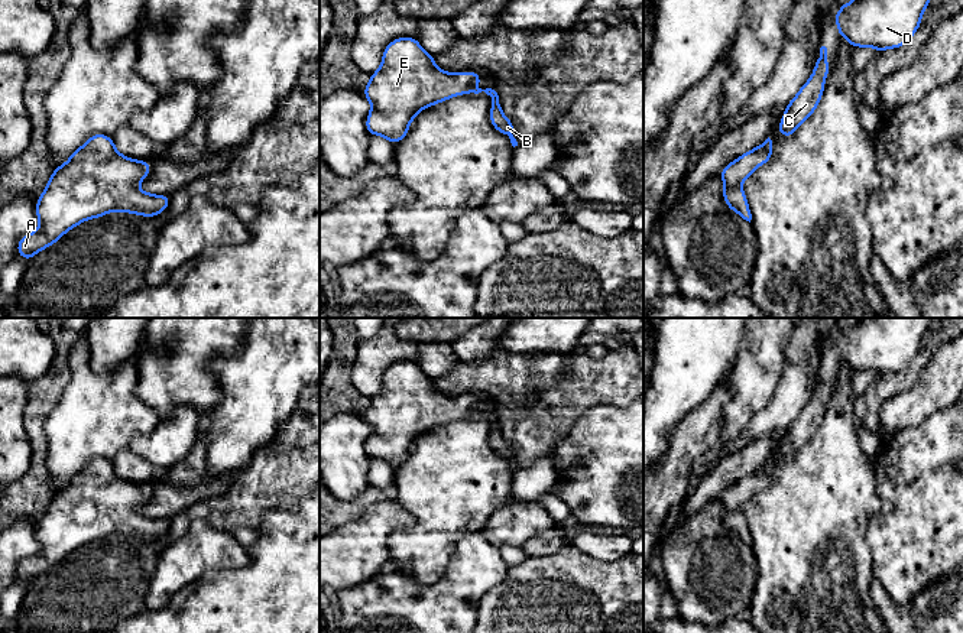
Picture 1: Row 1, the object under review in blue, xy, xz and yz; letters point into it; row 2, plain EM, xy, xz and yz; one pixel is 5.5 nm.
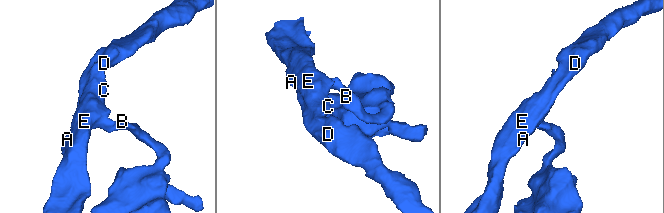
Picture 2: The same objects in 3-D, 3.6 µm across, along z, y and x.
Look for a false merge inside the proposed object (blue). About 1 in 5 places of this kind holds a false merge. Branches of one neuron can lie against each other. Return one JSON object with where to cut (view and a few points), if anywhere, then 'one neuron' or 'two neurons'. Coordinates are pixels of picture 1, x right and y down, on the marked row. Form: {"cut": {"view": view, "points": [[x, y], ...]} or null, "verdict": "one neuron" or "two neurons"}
{"cut": null, "verdict": "one neuron"}

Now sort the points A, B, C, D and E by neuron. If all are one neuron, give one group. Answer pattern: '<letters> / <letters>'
A B C D E

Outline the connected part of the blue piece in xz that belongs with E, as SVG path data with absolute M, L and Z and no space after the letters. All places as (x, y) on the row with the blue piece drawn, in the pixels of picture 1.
M398 38L386 45L380 68L361 91L372 103L366 130L396 145L408 134L411 121L421 110L454 95L484 91L492 97L492 126L506 134L513 147L518 146L512 134L516 123L505 117L495 90L476 87L482 78L482 72L445 72L416 38Z

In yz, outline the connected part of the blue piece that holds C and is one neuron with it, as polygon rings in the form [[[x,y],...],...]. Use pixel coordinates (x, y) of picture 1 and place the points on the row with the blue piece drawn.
[[[821,46],[820,58],[816,61],[813,75],[785,107],[785,114],[781,117],[781,124],[778,127],[781,136],[792,136],[797,127],[816,111],[823,97],[824,79],[829,72],[827,48]]]

